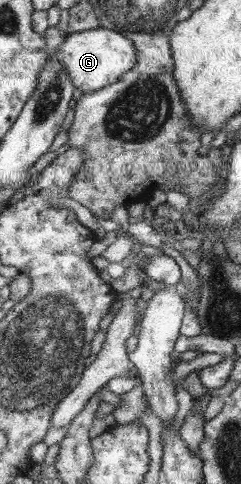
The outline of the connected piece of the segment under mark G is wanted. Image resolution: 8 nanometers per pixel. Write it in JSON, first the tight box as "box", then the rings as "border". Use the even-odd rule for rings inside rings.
{"box":[58,26,136,93],"border":[[[101,26],[89,31],[68,33],[64,44],[58,49],[58,59],[70,77],[72,86],[85,93],[118,82],[136,65],[136,52],[127,36]]]}

